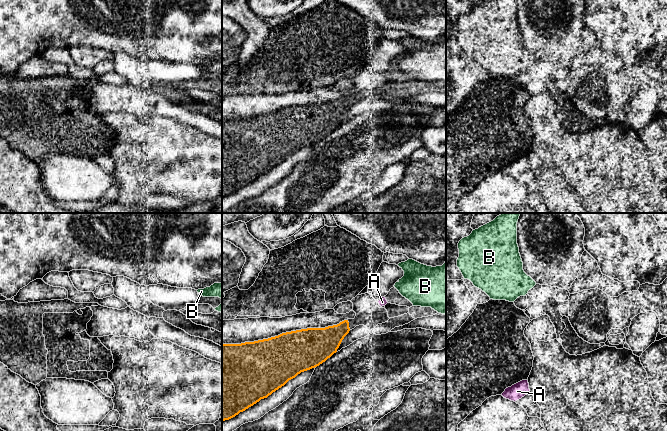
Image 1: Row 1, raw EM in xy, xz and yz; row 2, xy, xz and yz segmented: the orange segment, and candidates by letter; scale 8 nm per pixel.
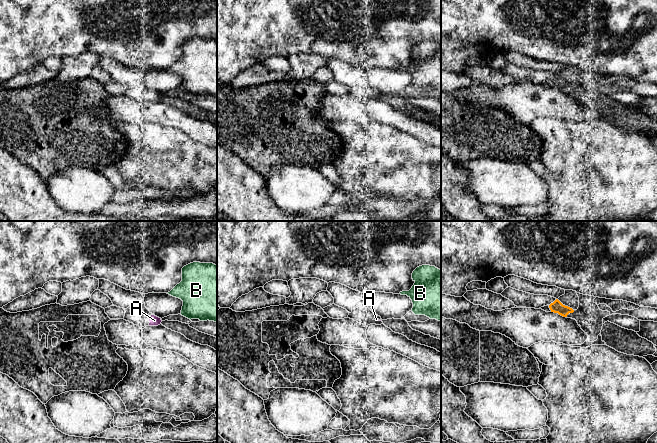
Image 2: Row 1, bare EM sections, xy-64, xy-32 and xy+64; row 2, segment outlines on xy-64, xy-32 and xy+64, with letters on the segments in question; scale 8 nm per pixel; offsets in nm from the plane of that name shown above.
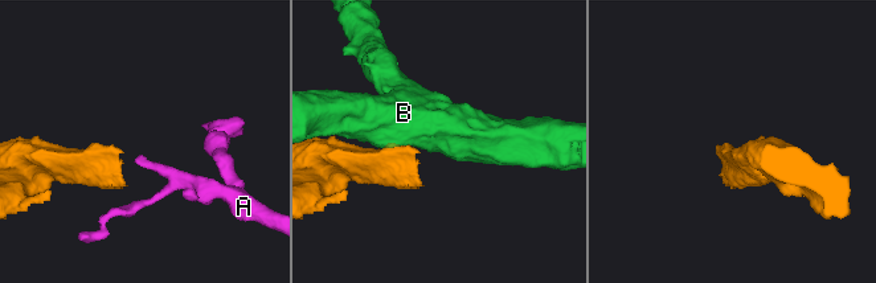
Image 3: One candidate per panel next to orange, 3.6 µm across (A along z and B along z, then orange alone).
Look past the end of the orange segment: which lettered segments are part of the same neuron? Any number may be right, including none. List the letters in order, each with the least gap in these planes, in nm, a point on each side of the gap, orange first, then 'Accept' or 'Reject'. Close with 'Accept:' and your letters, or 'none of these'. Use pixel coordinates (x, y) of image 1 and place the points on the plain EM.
A: Distance 280 nm. Across: xz (347, 96), (379, 80). Reject
B: Distance 460 nm. Across: xz (347, 96), (394, 62). Reject
Accept: none of these

